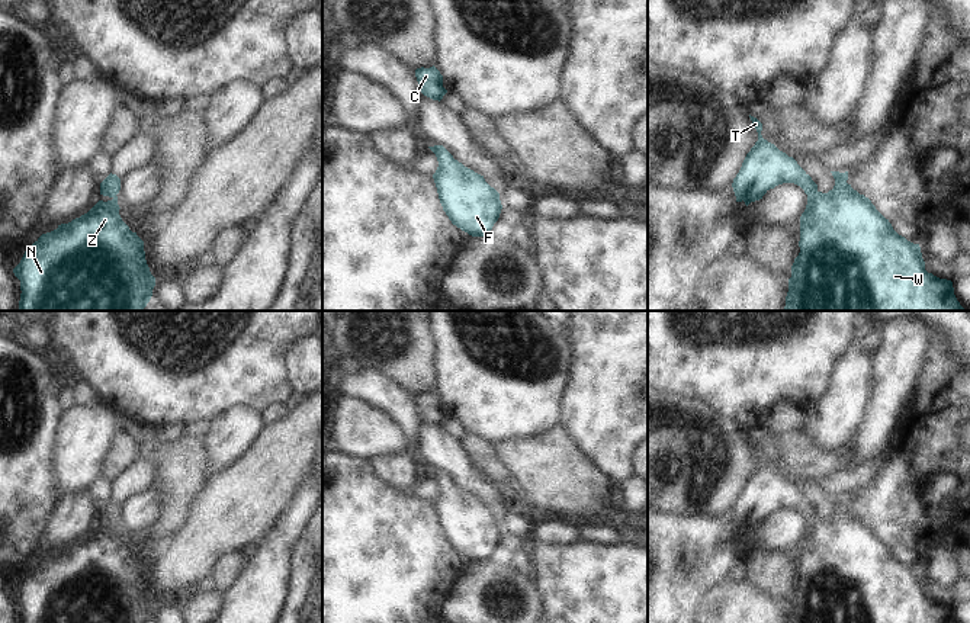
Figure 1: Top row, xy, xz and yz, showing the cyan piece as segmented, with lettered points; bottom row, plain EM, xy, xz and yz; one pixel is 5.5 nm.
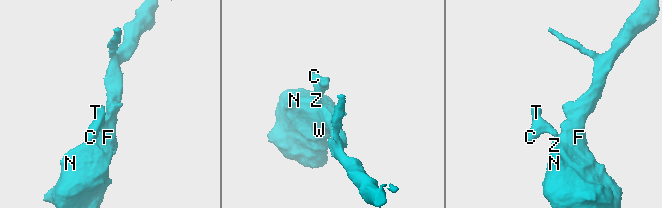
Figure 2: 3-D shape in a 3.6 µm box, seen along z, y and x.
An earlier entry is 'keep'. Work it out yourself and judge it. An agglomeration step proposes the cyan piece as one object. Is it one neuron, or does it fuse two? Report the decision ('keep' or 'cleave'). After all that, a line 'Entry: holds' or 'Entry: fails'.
keep
Entry: holds

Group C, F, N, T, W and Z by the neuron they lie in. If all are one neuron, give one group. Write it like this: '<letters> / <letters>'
C F N T W Z

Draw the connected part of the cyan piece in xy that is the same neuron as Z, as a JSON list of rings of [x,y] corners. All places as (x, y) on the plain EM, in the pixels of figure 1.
[[[109,500],[100,508],[100,520],[109,521],[107,527],[99,526],[87,539],[57,555],[42,559],[29,571],[13,594],[20,606],[20,623],[151,623],[155,603],[151,600],[145,585],[144,566],[132,558],[119,540],[118,518],[121,504]]]

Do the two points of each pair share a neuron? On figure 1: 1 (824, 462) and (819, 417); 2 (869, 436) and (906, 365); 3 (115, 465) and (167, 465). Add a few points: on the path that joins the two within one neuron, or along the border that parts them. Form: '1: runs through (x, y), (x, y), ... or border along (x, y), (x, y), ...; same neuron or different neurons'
1: border along (802, 432), (813, 436), (829, 449), (848, 445); different neurons
2: runs through (883, 418), (896, 382); same neuron
3: border along (121, 432), (125, 432), (137, 442), (141, 456); different neurons

